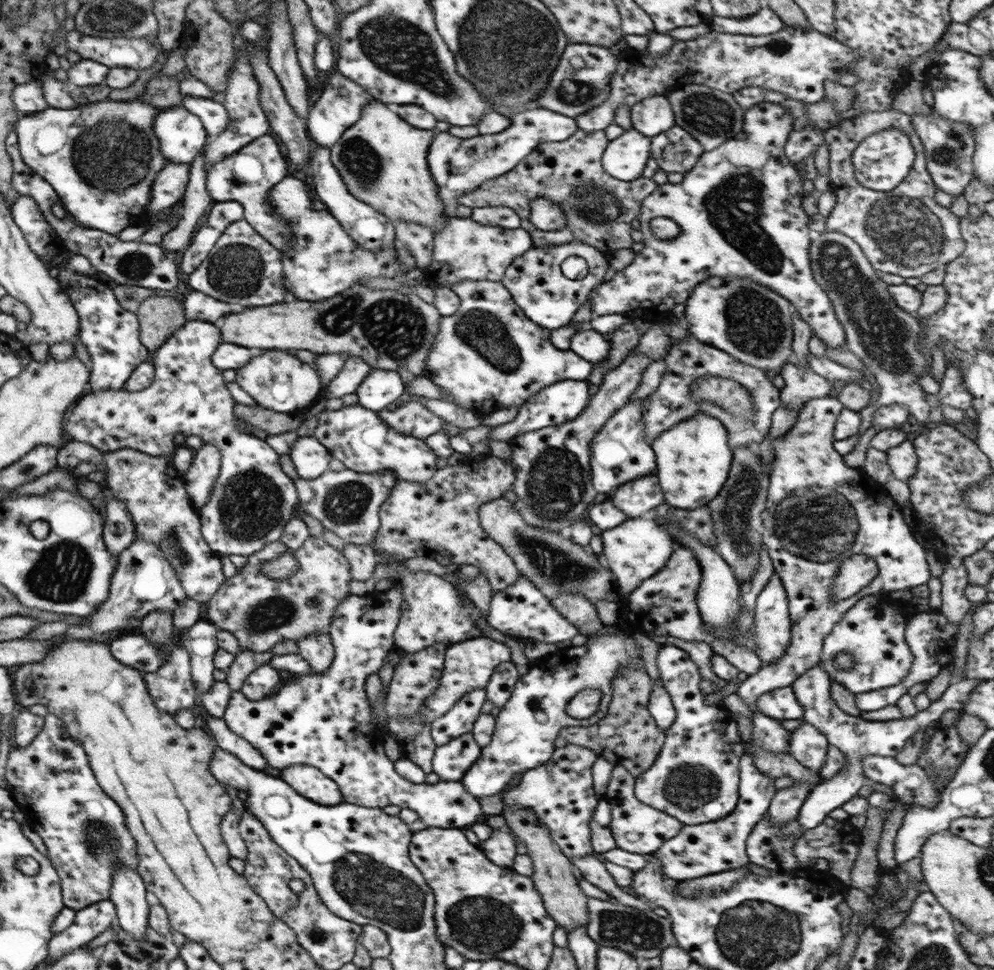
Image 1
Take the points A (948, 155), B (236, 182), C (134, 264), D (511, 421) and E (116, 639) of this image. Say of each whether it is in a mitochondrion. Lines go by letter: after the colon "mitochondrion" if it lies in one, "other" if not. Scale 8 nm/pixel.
A: mitochondrion
B: other
C: mitochondrion
D: other
E: other

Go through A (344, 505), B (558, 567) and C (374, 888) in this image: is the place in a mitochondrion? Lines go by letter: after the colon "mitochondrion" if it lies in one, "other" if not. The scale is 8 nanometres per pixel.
A: mitochondrion
B: mitochondrion
C: mitochondrion

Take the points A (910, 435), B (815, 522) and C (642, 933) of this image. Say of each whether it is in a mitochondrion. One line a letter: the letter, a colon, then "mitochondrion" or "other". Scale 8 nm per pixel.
A: other
B: mitochondrion
C: mitochondrion

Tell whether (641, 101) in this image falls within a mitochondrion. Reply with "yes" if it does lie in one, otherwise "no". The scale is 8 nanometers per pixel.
no

